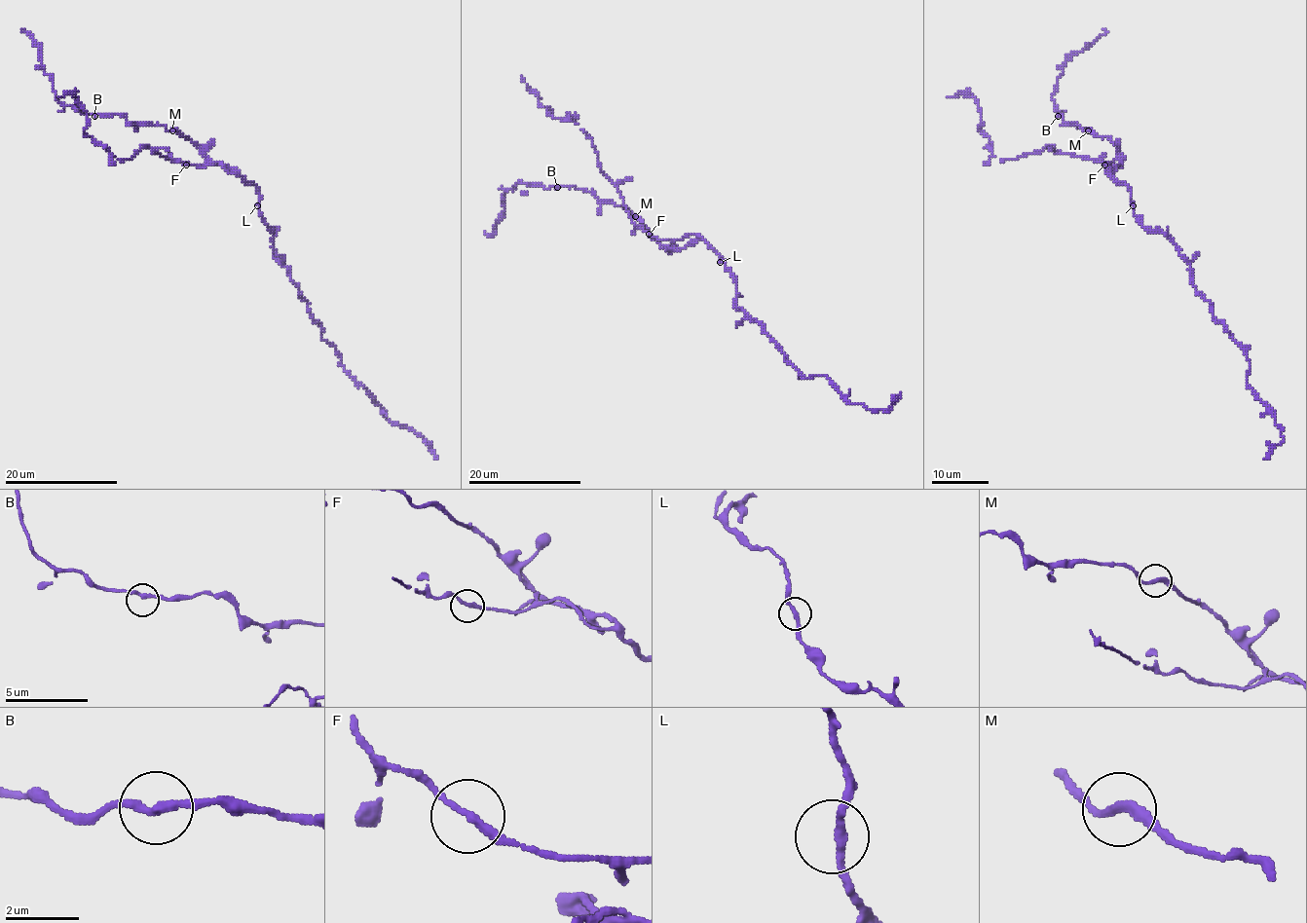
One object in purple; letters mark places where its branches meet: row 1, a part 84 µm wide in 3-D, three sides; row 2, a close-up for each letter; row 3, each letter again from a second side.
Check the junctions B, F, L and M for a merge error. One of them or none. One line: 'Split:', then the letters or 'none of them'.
Split: none of them

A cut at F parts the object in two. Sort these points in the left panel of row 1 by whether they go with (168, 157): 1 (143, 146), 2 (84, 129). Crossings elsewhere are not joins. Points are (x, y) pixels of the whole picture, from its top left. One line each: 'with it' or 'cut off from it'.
1: with it
2: with it

